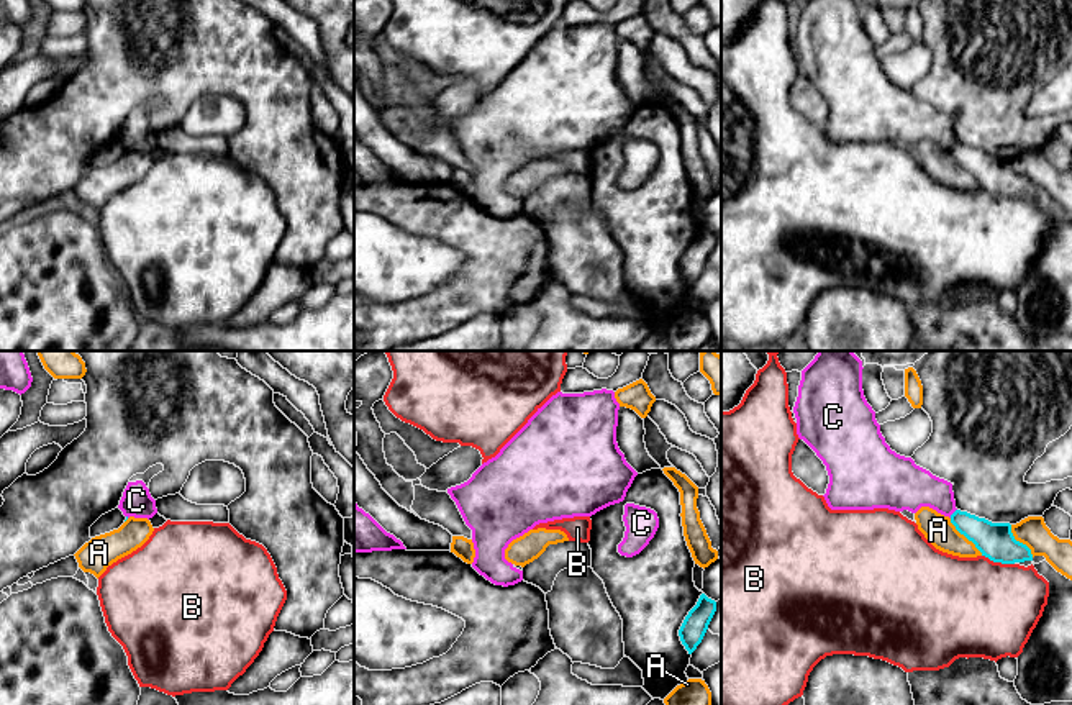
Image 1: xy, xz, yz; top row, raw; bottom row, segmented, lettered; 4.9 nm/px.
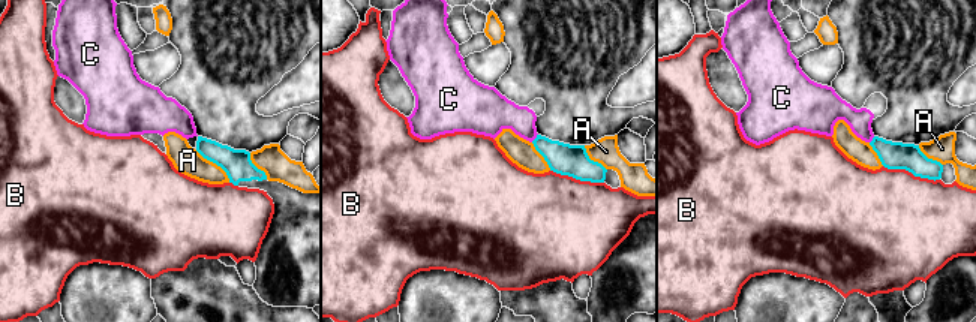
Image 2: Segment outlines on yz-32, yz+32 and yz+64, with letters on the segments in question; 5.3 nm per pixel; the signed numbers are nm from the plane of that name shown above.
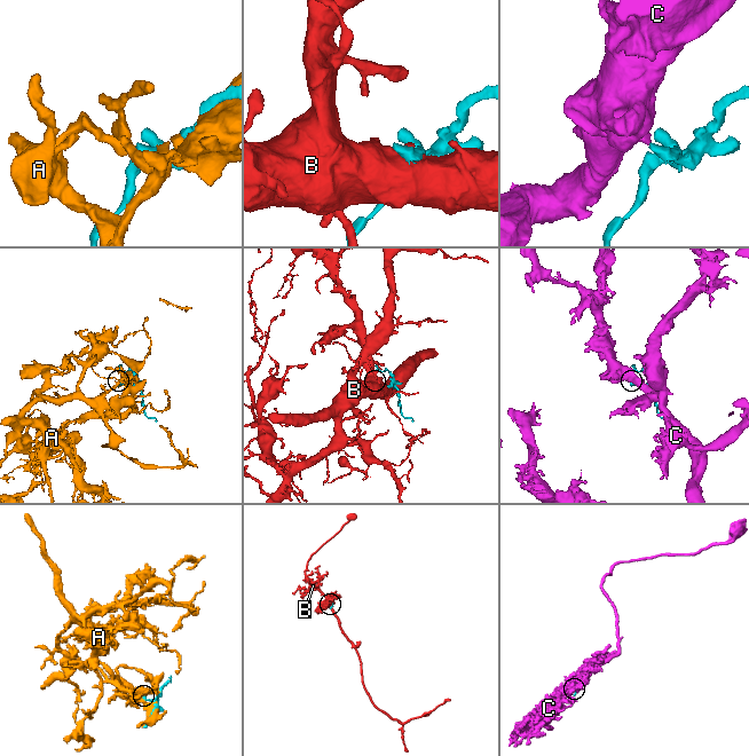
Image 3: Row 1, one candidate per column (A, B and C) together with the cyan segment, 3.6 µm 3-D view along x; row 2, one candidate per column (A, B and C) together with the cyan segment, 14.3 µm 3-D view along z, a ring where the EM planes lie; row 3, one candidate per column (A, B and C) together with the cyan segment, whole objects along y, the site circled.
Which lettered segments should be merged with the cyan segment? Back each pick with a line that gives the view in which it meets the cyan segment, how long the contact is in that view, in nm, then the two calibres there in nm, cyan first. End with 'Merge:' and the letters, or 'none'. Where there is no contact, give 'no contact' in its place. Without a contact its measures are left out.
Merge: none

